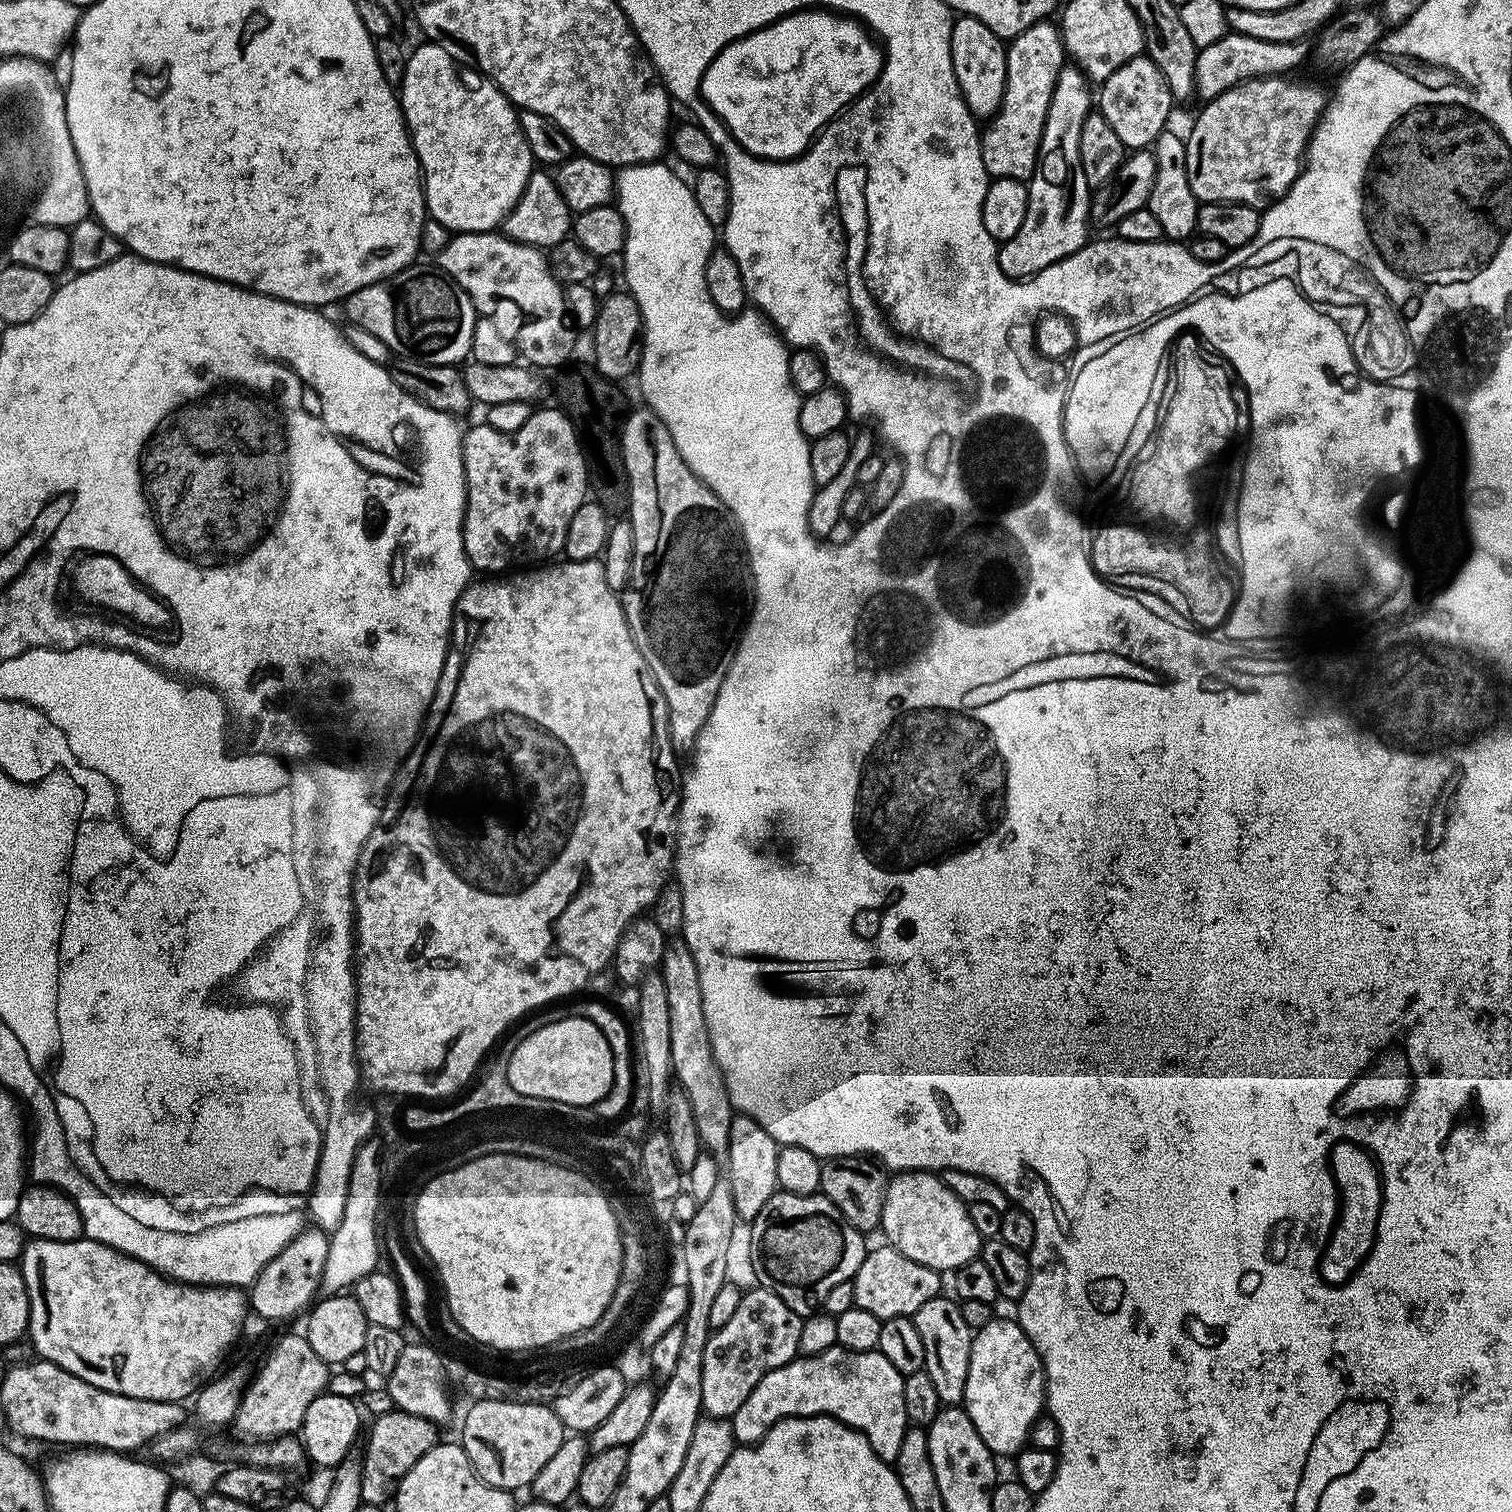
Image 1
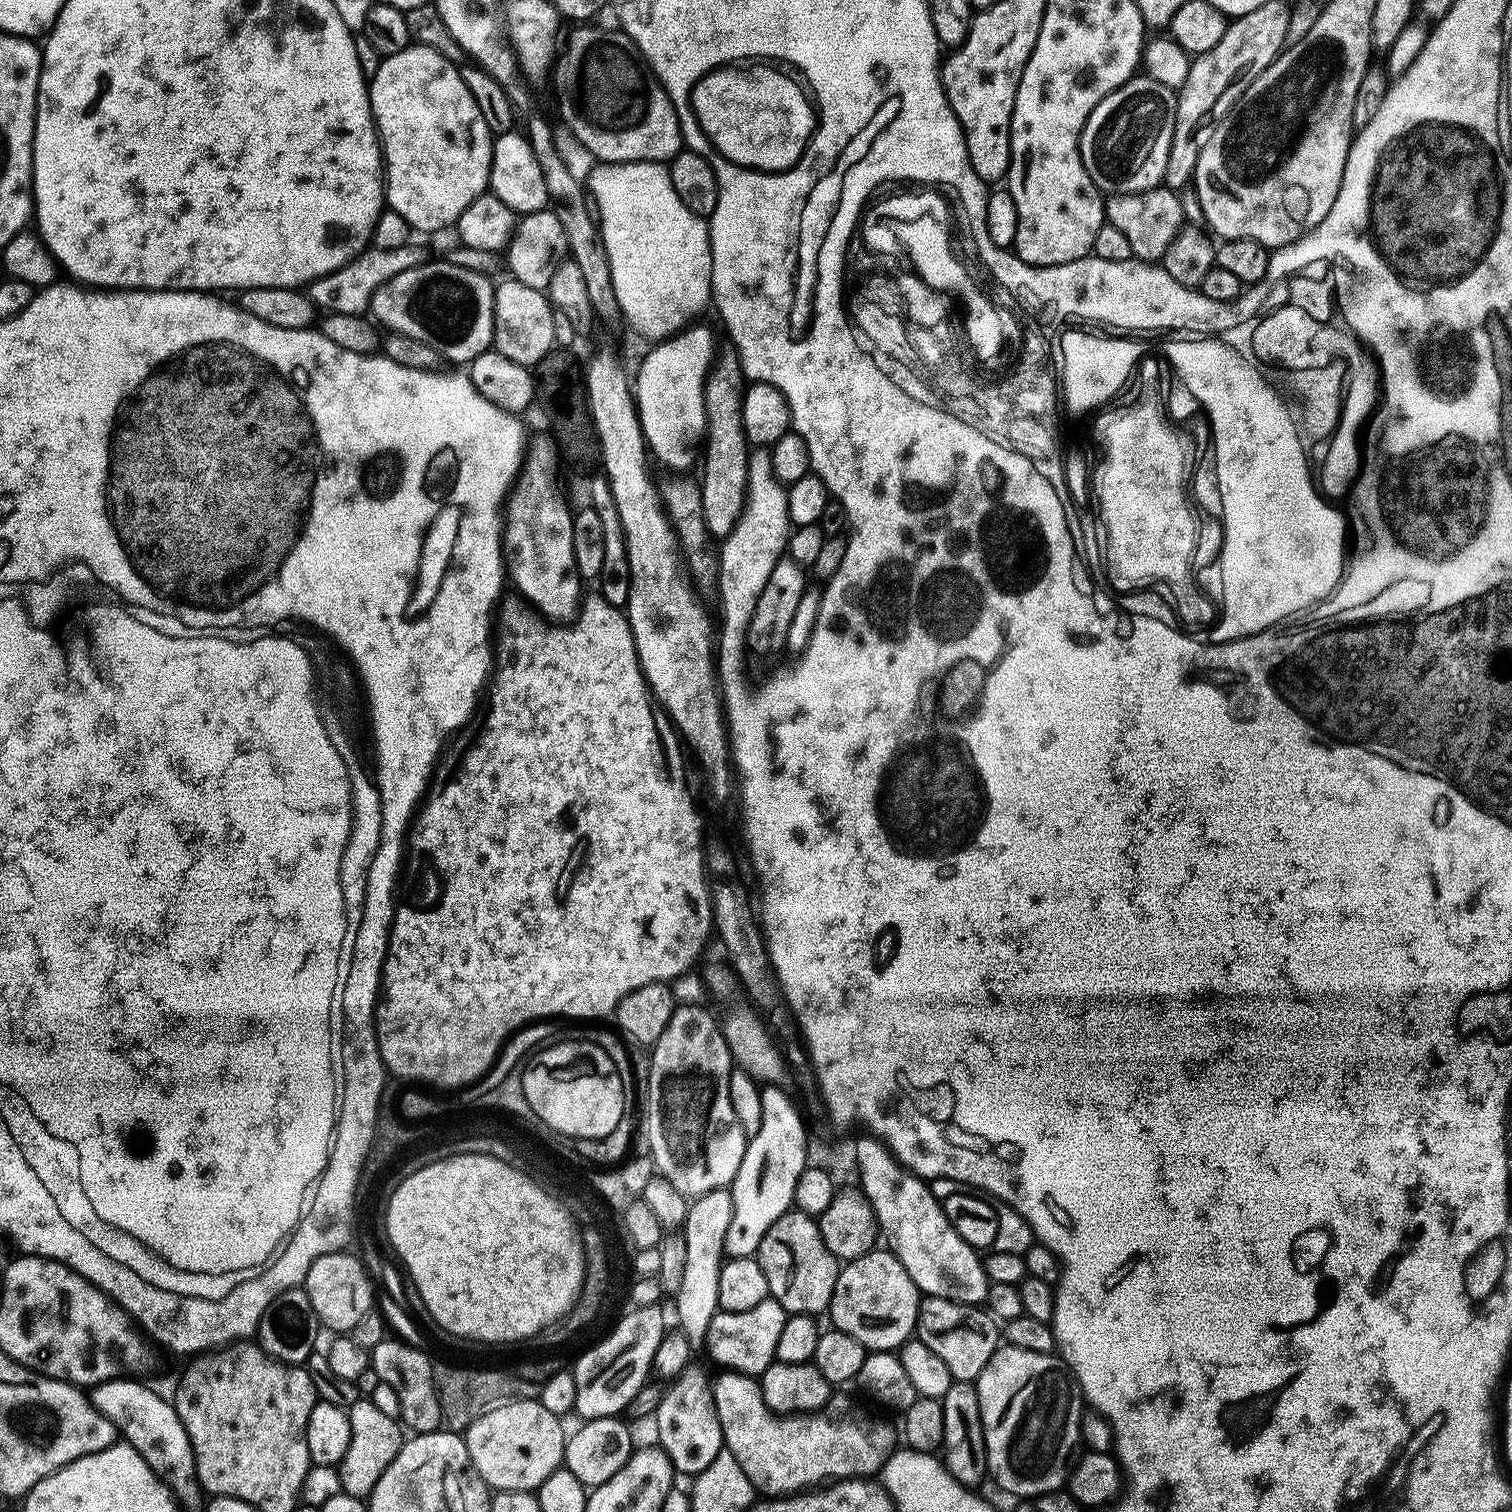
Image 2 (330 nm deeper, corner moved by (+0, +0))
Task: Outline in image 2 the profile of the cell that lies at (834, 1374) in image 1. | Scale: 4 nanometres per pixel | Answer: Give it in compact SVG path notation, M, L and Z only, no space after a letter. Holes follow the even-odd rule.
M728 1372L717 1384L715 1381L713 1399L716 1401L716 1413L722 1426L724 1448L734 1454L742 1474L746 1474L753 1489L757 1493L764 1492L760 1494L768 1498L796 1494L833 1478L871 1477L871 1472L879 1473L898 1448L897 1425L895 1428L894 1425L887 1424L884 1420L875 1420L872 1416L864 1420L863 1410L852 1404L844 1404L839 1394L831 1397L831 1407L836 1407L833 1412L808 1410L803 1414L781 1414L769 1408L760 1392L759 1383L753 1377Z

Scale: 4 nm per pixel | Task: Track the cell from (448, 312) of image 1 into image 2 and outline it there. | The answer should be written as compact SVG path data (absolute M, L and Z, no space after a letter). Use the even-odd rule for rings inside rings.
M440 260L437 264L432 263L425 262L417 268L402 270L402 274L390 278L390 282L386 282L372 295L371 315L385 329L388 327L389 333L426 342L431 348L438 350L445 361L452 363L453 360L456 364L467 365L493 347L492 327L496 305L493 281L460 262L451 264L448 260Z

